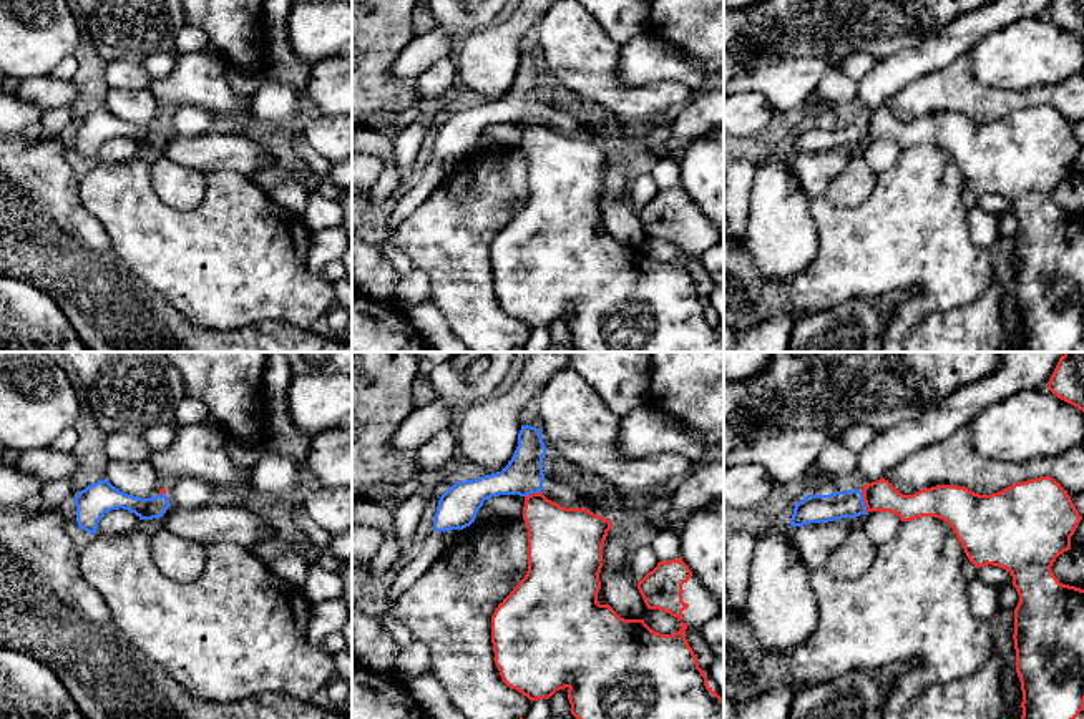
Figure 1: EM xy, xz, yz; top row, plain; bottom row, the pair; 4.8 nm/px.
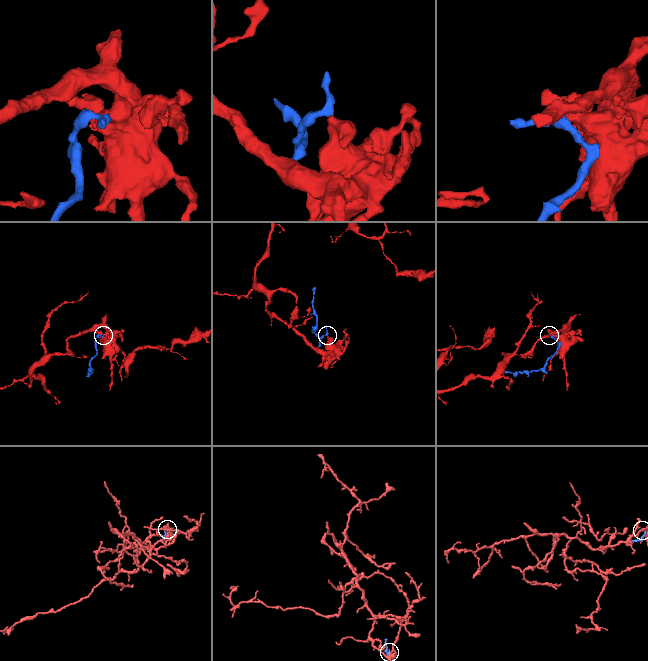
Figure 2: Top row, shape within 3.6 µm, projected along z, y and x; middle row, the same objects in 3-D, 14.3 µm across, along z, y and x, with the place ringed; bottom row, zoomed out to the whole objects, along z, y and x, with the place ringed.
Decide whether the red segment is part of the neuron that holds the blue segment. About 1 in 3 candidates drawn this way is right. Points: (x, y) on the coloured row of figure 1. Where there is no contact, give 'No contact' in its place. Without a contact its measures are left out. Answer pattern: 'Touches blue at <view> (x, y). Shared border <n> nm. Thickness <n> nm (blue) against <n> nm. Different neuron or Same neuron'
Touches blue at yz (864, 502). Shared border 100 nm. Thickness 140 nm (blue) against 150 nm. Different neuron

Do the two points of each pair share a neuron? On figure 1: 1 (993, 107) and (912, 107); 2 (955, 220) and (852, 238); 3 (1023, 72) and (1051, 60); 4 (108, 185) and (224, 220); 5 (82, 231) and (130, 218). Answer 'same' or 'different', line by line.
1: same
2: same
3: same
4: same
5: different

